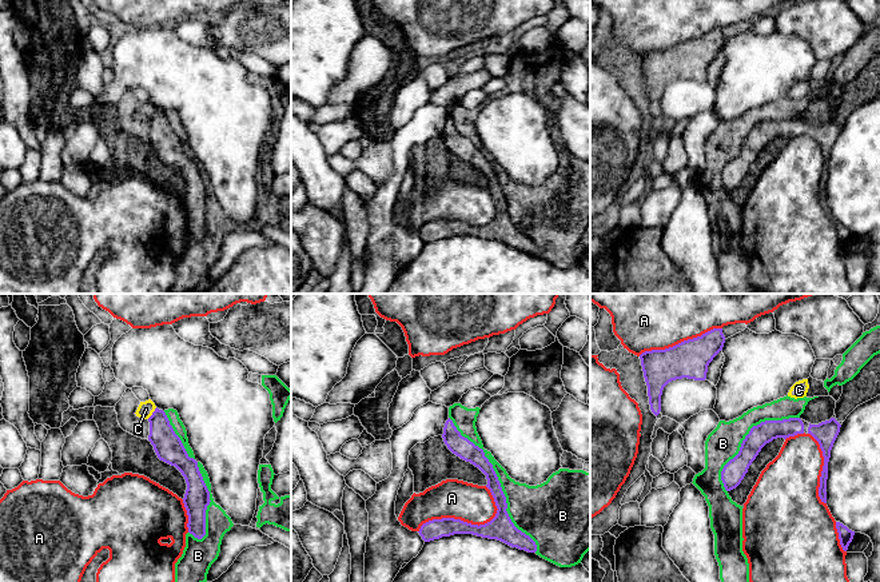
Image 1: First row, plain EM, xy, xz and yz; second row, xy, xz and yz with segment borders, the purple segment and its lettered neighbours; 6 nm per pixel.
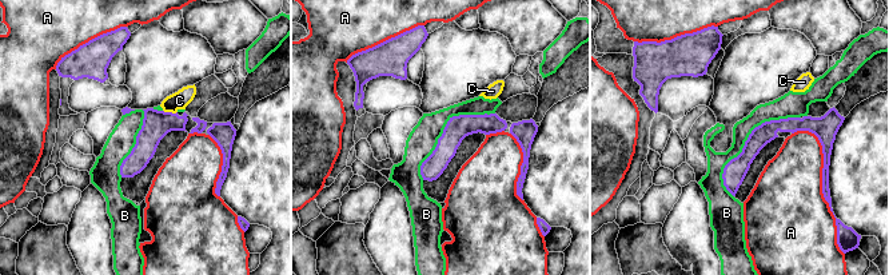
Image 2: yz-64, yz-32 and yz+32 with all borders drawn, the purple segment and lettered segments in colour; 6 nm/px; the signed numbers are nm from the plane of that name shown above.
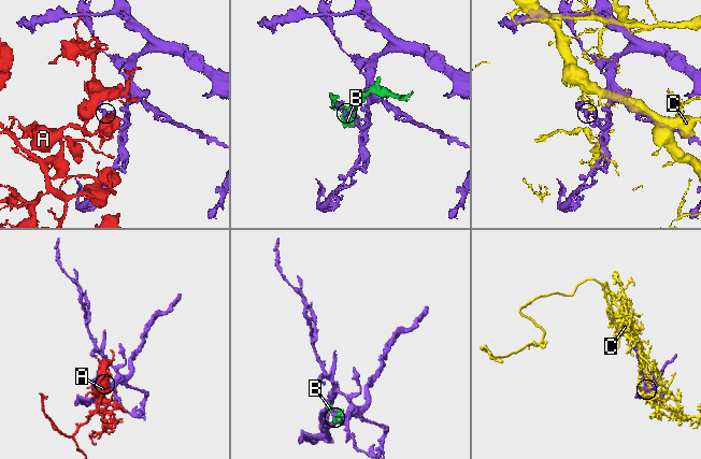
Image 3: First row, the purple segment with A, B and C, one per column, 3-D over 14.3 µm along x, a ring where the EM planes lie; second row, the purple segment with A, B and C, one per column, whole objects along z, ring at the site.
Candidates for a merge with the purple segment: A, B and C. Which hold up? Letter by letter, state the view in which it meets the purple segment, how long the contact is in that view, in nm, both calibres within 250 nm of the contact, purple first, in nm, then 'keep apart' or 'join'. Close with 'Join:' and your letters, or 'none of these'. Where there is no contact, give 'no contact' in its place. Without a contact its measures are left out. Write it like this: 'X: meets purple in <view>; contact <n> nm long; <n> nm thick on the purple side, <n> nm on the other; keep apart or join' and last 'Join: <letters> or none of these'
A: meets purple in xz; contact 500 nm long; 140 nm thick on the purple side, 240 nm on the other; keep apart
B: meets purple in xz; contact 950 nm long; 140 nm thick on the purple side, 280 nm on the other; keep apart
C: meets purple in xy; contact 90 nm long; 170 nm thick on the purple side, 90 nm on the other; keep apart
Join: none of these

